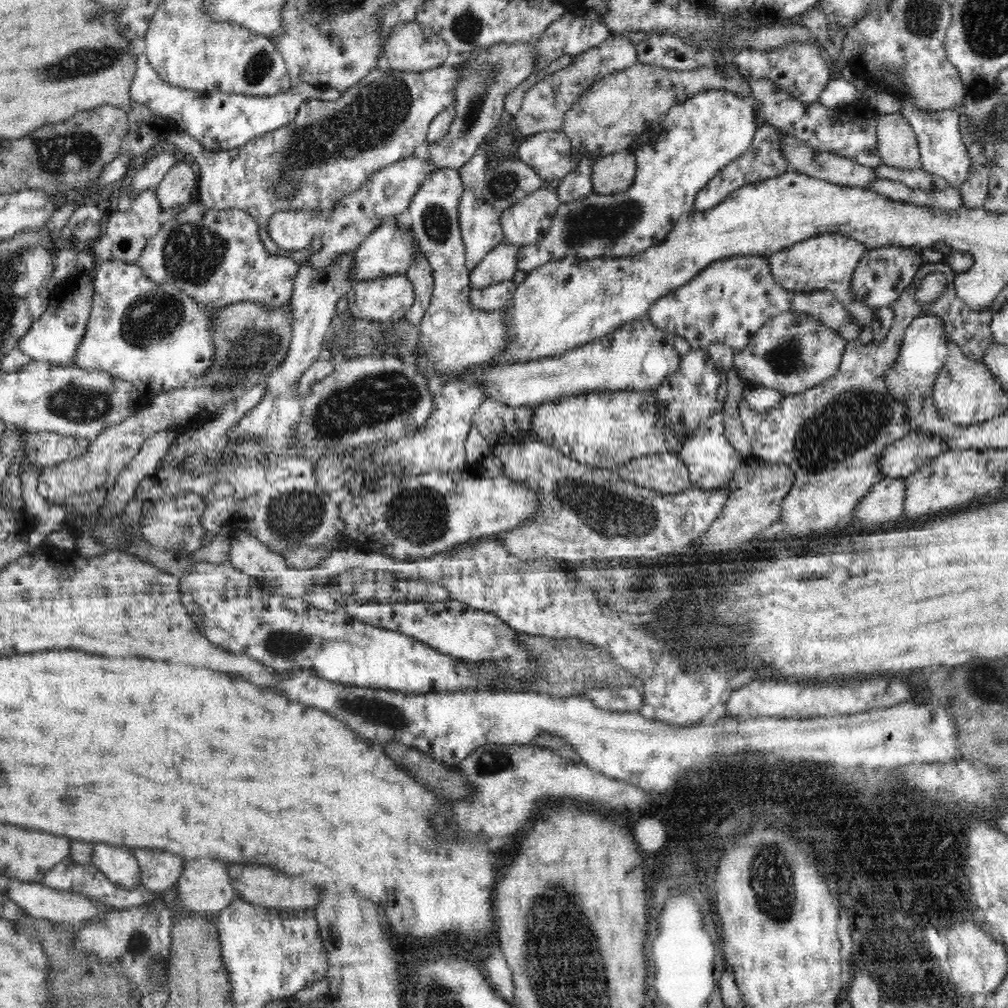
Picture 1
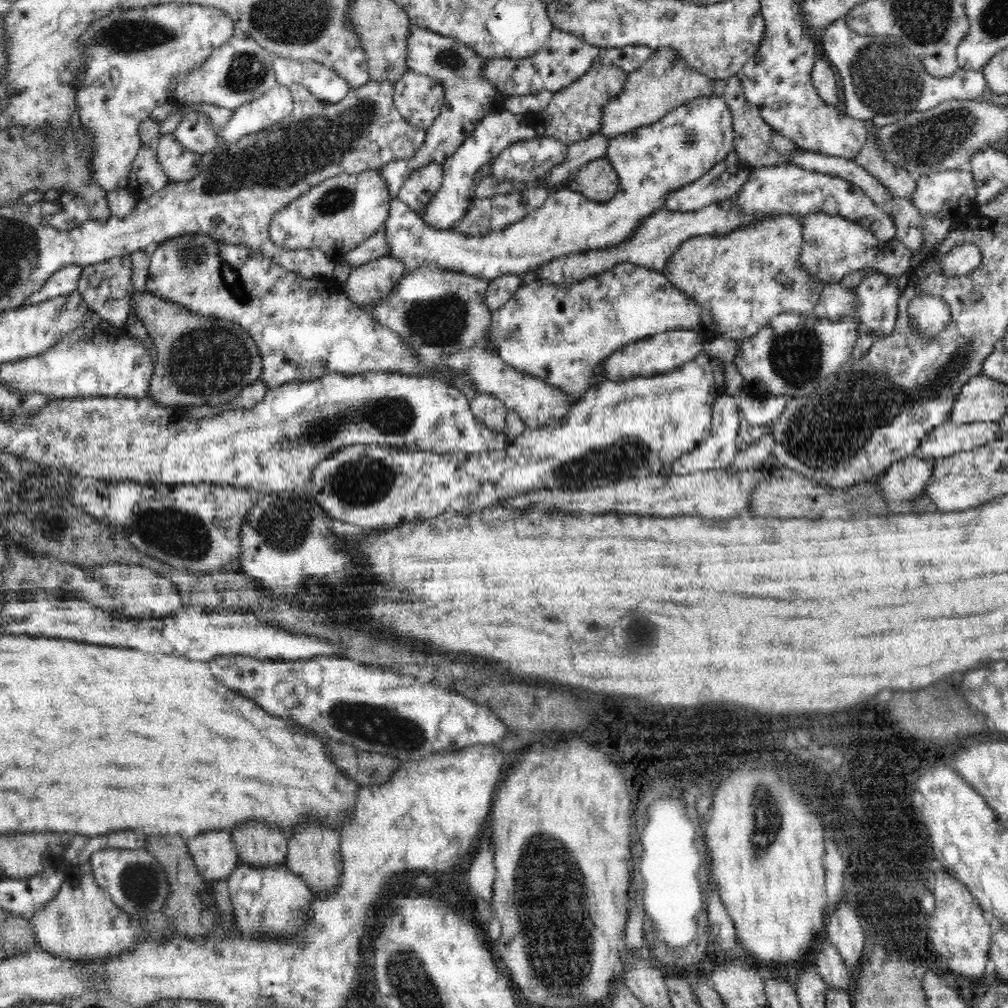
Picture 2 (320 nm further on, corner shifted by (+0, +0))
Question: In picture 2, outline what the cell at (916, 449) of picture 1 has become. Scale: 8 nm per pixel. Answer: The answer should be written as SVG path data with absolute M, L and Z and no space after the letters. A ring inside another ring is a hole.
M948 420L928 434L914 456L935 461L953 456L958 452L976 449L979 446L992 443L998 438L1003 438L1003 436L1001 424L998 422L955 425Z

